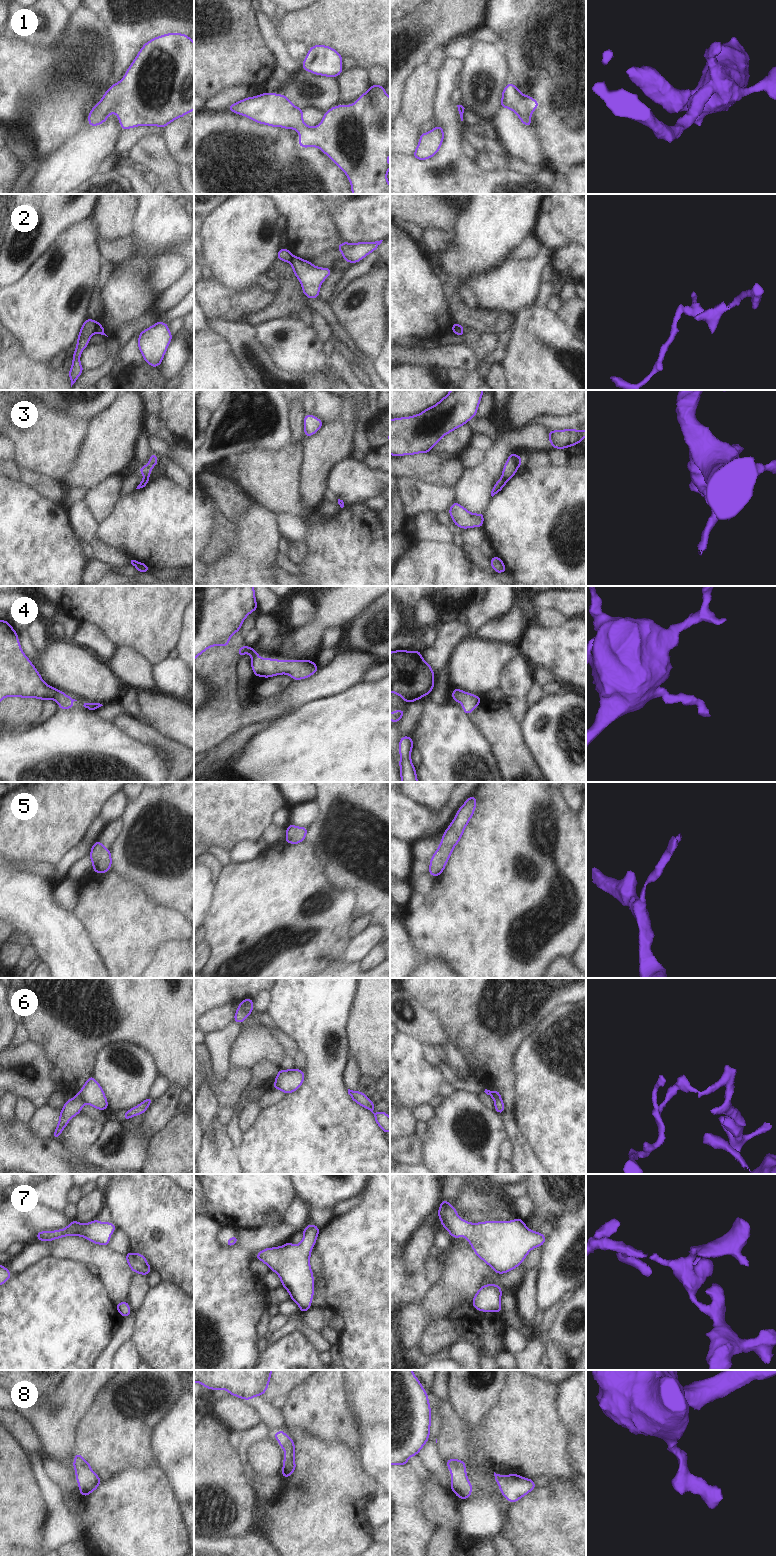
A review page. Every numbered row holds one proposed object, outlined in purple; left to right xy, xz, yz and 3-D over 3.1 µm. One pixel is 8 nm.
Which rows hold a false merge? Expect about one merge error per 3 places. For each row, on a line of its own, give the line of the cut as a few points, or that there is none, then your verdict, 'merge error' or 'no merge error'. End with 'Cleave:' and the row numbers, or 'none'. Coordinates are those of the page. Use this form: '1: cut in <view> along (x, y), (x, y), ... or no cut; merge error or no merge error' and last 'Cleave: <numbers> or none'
1: no cut; no merge error
2: cut in xy along (97, 323), (94, 332); merge error
3: cut in xy along (144, 477), (148, 479); merge error
4: no cut; no merge error
5: no cut; no merge error
6: cut in xy along (78, 1093), (84, 1102); merge error
7: no cut; no merge error
8: no cut; no merge error
Cleave: 2, 3, 6

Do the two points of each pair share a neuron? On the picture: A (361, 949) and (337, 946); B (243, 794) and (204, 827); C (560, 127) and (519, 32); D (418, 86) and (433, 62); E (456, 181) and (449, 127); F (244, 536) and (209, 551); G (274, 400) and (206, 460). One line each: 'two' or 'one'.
A: two
B: one
C: one
D: two
E: one
F: two
G: one

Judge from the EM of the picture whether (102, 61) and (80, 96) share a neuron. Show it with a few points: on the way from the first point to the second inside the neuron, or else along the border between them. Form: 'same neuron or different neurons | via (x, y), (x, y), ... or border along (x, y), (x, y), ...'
same neuron | via (93, 70), (80, 83), (80, 87)

